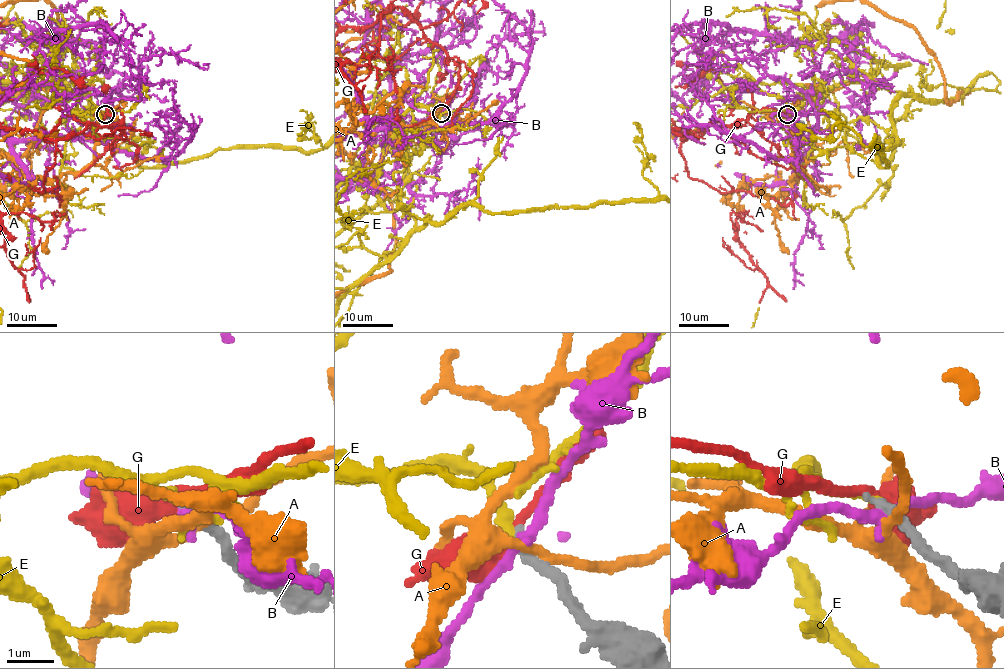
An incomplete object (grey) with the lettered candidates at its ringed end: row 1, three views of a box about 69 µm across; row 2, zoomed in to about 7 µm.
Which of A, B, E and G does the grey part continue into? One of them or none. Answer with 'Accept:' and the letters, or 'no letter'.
Accept: E

